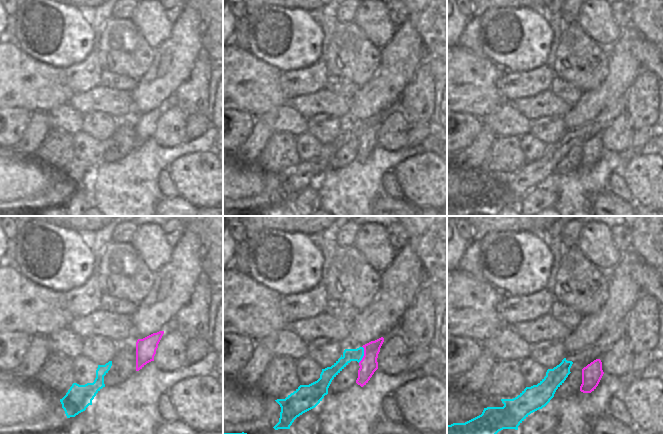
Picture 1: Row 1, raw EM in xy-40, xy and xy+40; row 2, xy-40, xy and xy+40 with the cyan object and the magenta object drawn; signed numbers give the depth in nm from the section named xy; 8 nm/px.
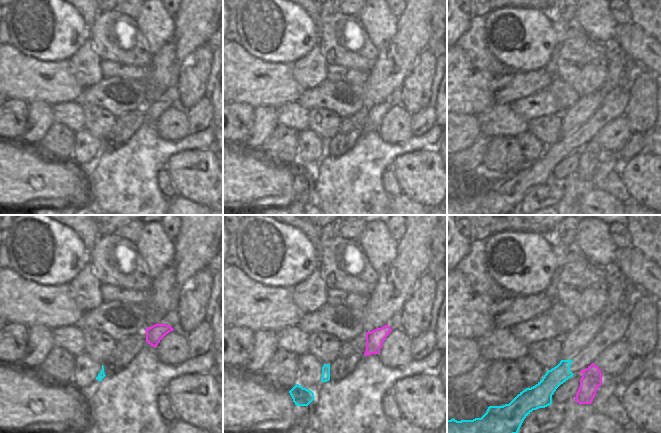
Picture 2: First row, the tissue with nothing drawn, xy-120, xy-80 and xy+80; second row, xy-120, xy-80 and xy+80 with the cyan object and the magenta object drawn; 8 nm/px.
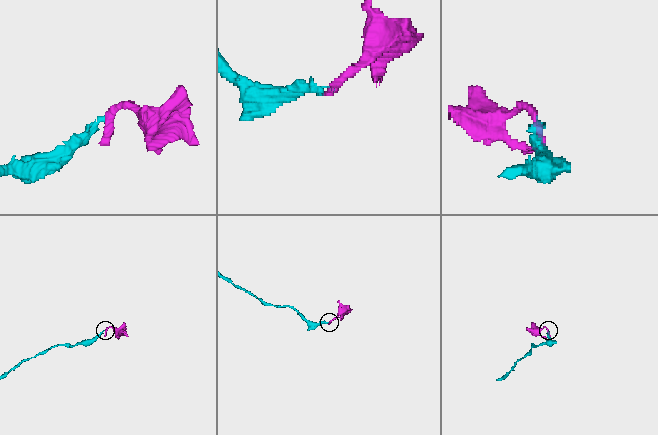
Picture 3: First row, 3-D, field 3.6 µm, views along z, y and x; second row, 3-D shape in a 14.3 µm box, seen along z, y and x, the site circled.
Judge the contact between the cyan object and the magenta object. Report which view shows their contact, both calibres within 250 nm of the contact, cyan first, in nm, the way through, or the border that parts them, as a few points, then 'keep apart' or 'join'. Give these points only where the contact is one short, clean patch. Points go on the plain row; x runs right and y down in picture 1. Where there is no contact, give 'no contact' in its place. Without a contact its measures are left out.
xy | 100/140 nm | along xy (362, 122), (363, 133), (358, 138) | keep apart

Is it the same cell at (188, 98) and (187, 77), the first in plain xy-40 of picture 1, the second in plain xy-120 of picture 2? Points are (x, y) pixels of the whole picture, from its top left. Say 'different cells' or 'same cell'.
same cell

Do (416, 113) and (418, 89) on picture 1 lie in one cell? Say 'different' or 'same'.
same

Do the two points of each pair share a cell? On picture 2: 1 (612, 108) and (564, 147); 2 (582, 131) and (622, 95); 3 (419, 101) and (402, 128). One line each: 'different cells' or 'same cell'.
1: same cell
2: same cell
3: different cells

